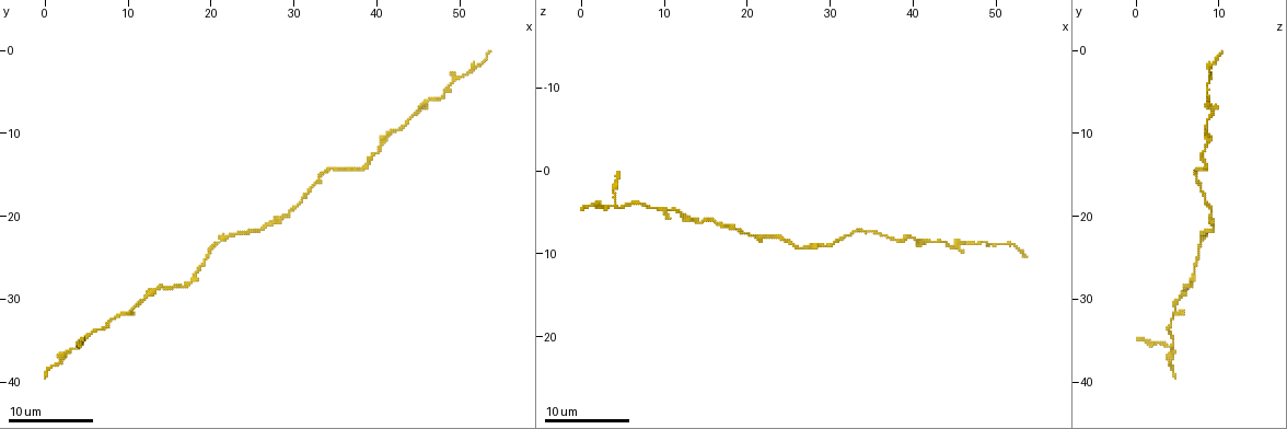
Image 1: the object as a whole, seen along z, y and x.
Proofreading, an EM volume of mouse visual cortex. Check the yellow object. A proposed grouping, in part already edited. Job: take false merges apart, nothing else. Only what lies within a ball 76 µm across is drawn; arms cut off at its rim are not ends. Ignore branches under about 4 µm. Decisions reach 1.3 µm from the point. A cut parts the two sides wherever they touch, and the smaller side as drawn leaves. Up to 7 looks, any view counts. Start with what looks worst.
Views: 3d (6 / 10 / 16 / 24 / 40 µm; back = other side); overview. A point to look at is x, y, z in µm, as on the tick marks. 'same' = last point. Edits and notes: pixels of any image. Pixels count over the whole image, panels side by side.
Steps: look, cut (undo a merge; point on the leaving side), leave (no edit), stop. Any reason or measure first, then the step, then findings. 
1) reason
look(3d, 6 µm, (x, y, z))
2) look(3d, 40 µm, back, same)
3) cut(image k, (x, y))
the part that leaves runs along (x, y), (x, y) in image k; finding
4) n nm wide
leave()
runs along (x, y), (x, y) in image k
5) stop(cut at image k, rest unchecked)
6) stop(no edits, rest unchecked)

three arms meet
look(3d, 10 µm, (4.2, 35.8, 4.2))

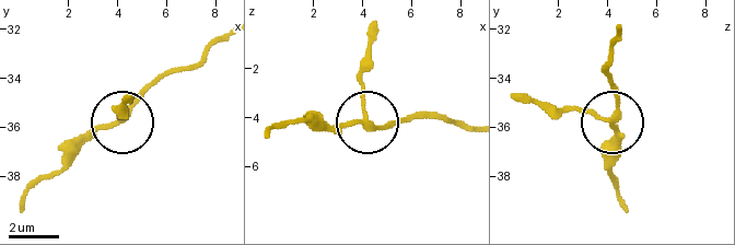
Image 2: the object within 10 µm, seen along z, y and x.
leave()
runs along (619, 27), (606, 66), (617, 114), (601, 120), (552, 107) in image 2; one cell here

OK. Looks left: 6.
look(3d, 10 µm, (27.2, 20.8, 9.4))

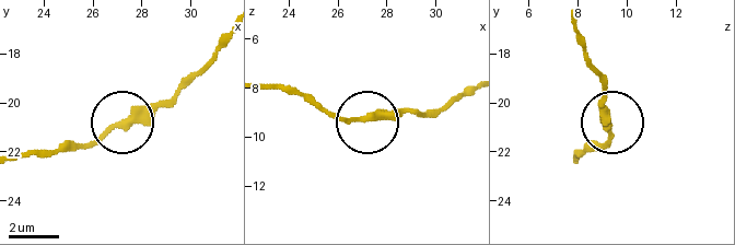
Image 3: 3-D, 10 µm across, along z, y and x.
look(3d, 6 µm, (27.0, 21.0, 9.2))

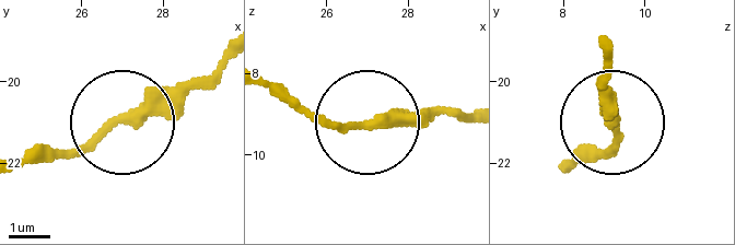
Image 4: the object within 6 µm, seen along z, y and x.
leave()
runs along (369, 125), (467, 117) in image 4; one cell here

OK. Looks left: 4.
sudden change in width
look(3d, 10 µm, (14.0, 28.4, 6.2))

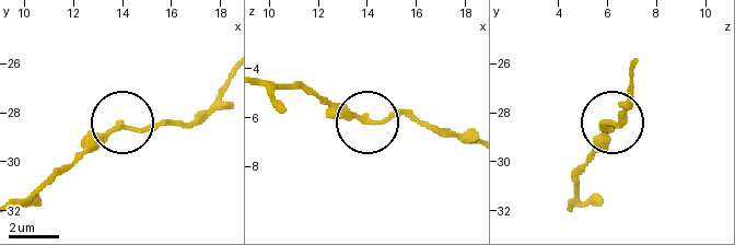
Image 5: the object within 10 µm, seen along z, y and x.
from behind
look(3d, 10 µm, back, (13.9, 28.5, 6.2))

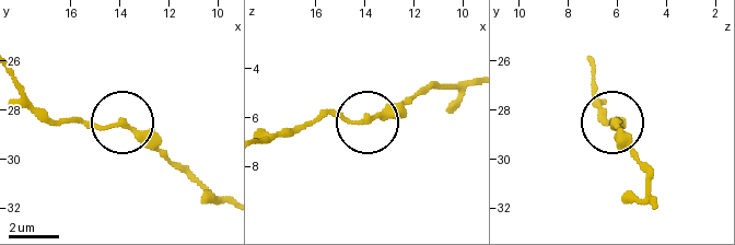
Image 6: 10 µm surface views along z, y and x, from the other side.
leave()
runs along (20, 92), (61, 123), (130, 127), (165, 159) in image 6; all the same cell

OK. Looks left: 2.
sudden change in width
look(3d, 16 µm, (44.8, 7.4, 9.0))

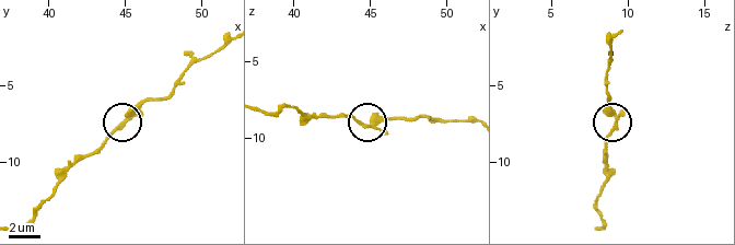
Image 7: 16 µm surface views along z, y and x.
leave()
one cell here

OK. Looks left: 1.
stop(no edits, rest unchecked)

